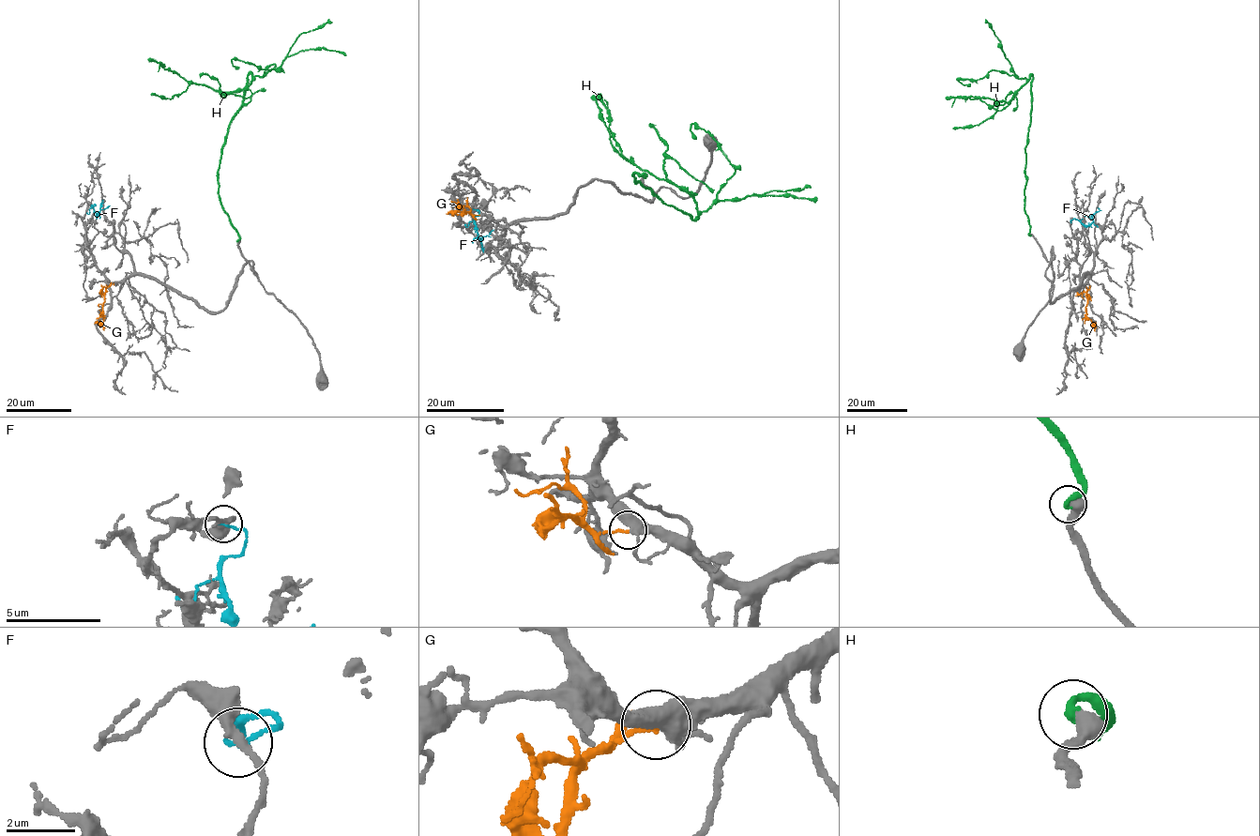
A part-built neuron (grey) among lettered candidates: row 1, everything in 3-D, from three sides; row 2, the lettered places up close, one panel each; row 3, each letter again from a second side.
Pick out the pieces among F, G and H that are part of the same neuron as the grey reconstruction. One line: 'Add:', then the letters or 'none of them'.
Add: H

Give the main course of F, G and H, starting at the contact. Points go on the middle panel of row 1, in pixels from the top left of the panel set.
F: (474, 209), (479, 211), (474, 220), (484, 248)
G: (479, 215), (471, 213), (460, 205), (459, 211), (446, 214)
H: (643, 175), (633, 175), (661, 202), (696, 219), (695, 201), (687, 192), (640, 170), (622, 154), (598, 94)

